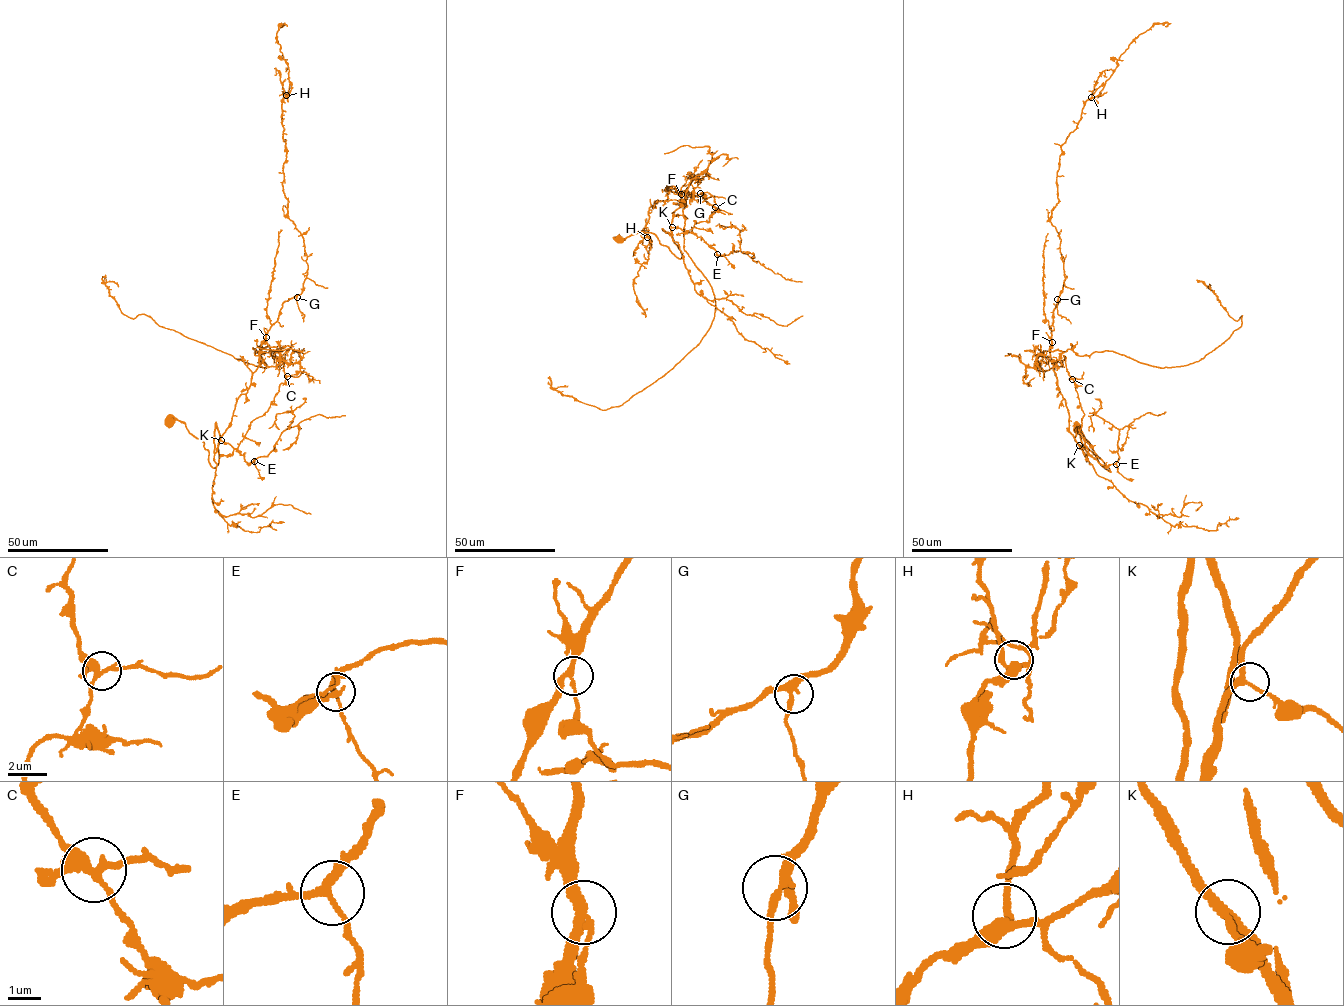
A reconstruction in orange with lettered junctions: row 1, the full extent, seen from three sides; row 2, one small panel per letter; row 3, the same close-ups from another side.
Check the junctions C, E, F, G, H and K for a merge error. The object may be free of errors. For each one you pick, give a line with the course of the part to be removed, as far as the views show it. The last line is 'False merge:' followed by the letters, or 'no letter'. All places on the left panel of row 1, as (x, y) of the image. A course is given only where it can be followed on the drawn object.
F: Course of the part to remove: (265, 337), (269, 347), (252, 348), (264, 367), (144, 314), (123, 314), (105, 283), (118, 286)
False merge: F

